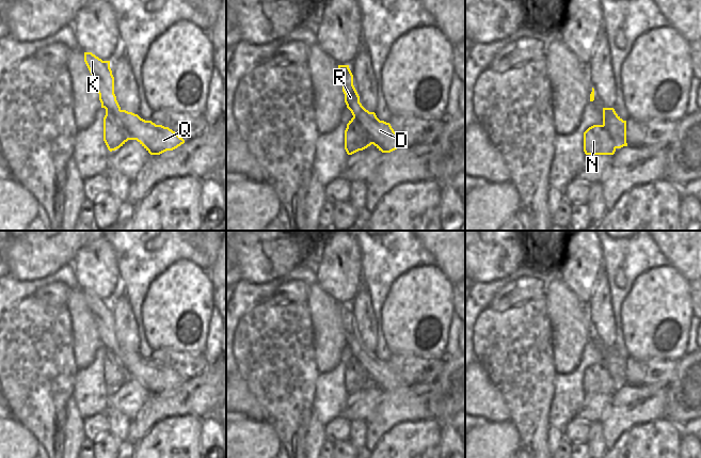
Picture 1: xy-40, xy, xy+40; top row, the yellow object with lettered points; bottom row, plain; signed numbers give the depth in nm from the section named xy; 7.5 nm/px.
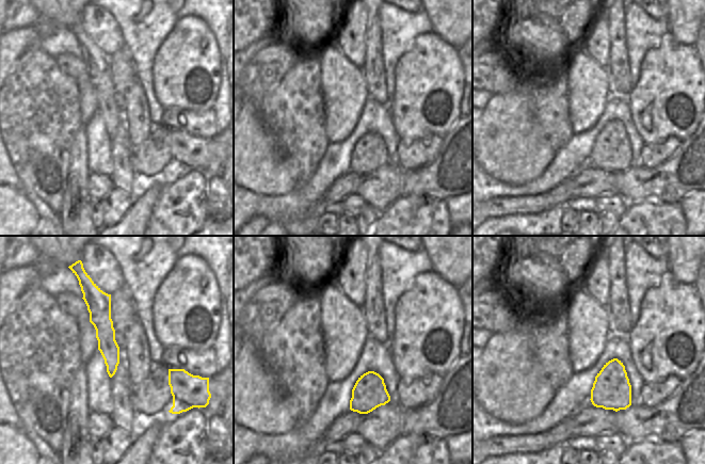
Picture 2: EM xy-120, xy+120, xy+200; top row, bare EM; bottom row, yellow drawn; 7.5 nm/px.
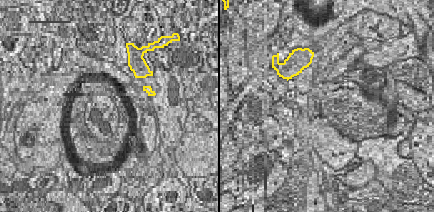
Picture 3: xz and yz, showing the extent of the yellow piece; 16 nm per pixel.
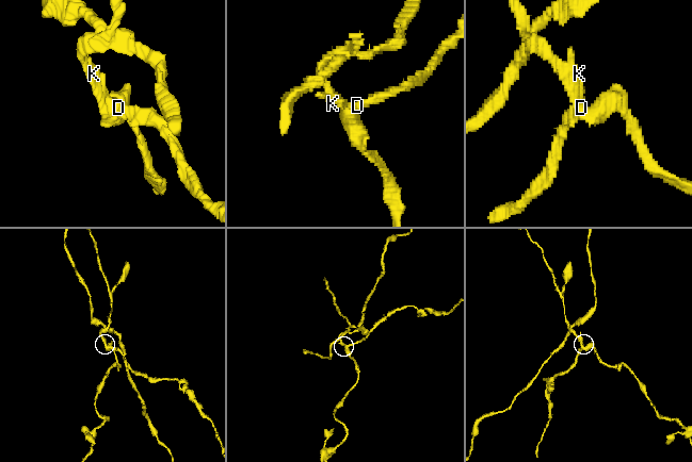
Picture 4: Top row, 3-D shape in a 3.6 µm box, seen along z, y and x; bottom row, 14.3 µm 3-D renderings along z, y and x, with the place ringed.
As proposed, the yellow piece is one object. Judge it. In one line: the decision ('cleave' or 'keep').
cleave

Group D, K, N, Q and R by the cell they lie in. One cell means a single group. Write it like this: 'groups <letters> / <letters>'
groups D Q / K N R

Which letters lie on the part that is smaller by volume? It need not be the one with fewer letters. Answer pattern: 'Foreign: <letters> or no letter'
Foreign: D, Q

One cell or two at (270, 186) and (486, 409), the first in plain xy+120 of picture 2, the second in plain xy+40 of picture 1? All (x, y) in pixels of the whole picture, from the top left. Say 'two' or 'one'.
one

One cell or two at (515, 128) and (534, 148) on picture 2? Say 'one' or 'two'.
one

